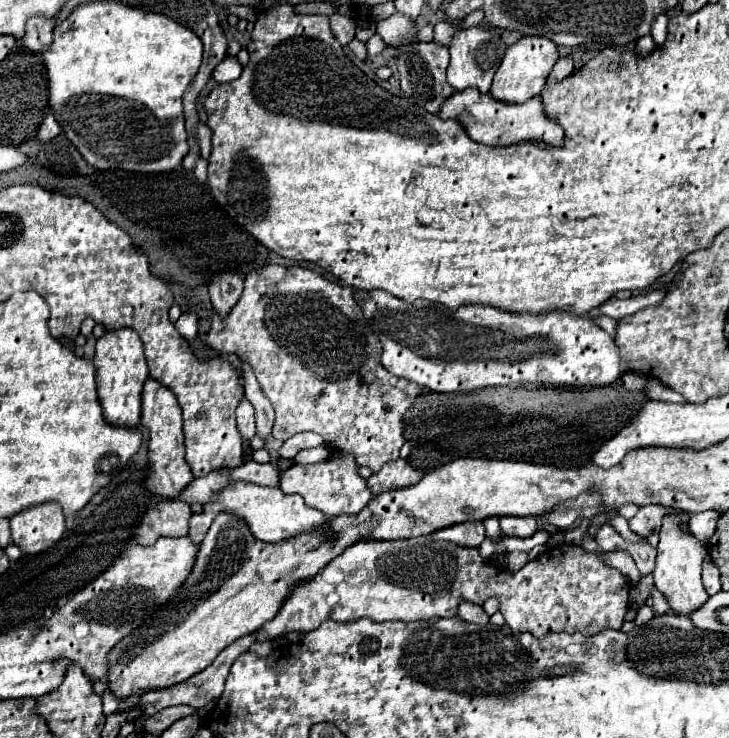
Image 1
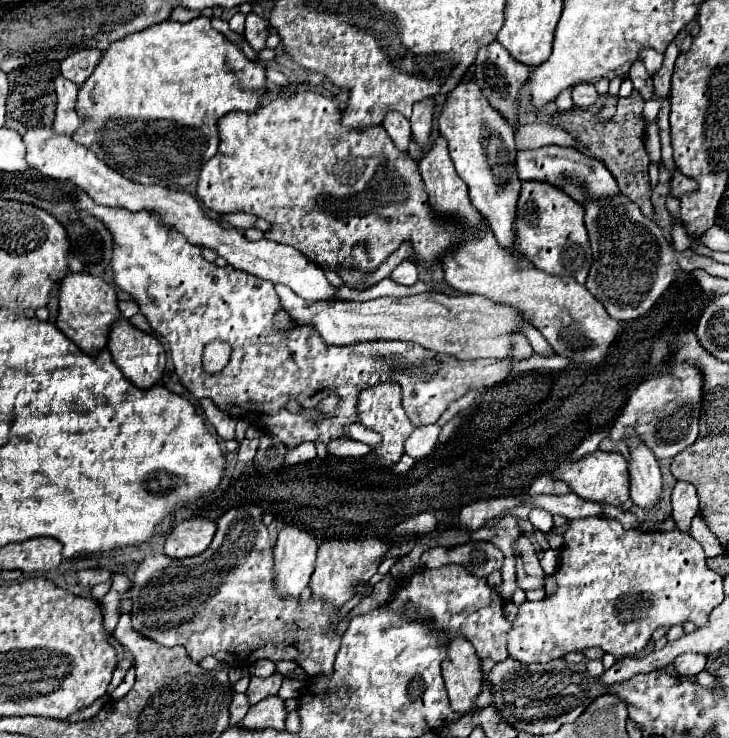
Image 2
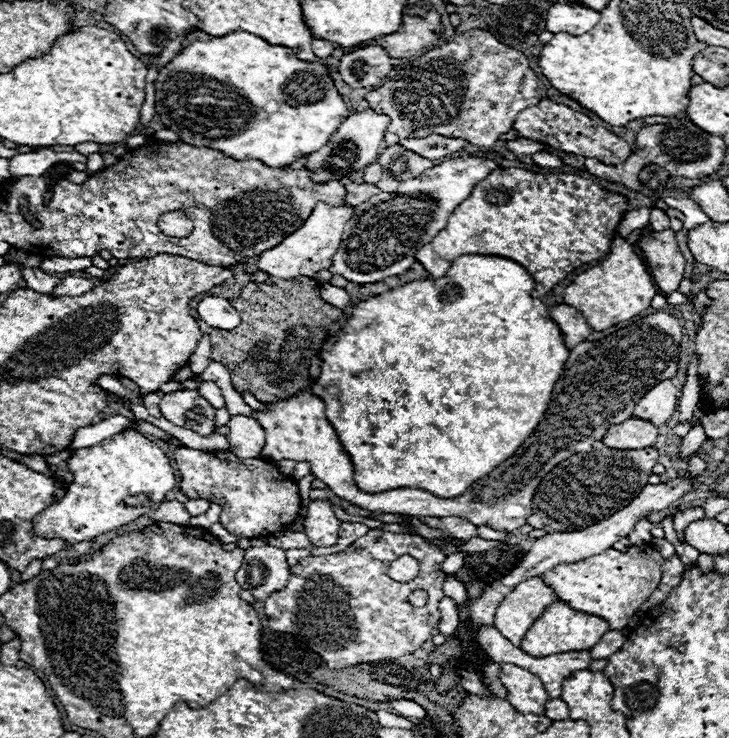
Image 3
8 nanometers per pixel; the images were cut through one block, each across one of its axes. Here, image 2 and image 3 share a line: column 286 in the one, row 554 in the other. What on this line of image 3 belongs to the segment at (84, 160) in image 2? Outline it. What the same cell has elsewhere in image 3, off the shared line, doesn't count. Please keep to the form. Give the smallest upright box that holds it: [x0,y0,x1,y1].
[236,544,290,600]

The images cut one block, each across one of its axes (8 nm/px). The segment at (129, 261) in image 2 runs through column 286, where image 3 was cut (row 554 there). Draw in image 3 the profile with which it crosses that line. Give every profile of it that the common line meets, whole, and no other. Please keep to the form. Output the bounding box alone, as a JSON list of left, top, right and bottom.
[264,530,446,670]

